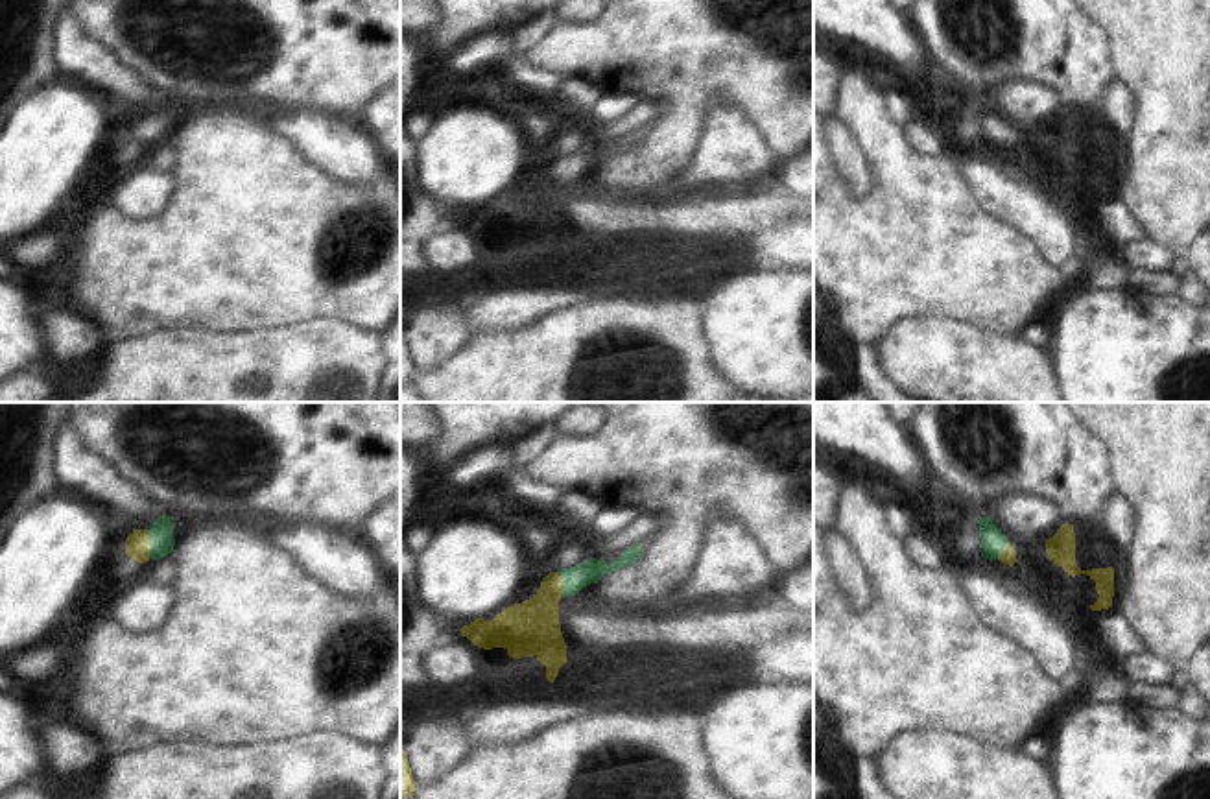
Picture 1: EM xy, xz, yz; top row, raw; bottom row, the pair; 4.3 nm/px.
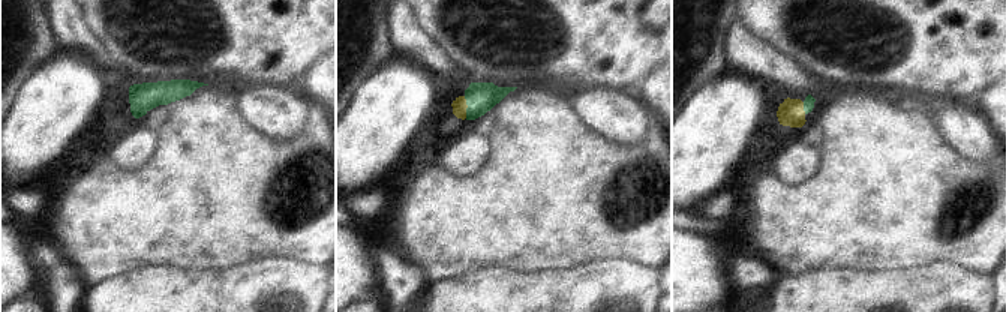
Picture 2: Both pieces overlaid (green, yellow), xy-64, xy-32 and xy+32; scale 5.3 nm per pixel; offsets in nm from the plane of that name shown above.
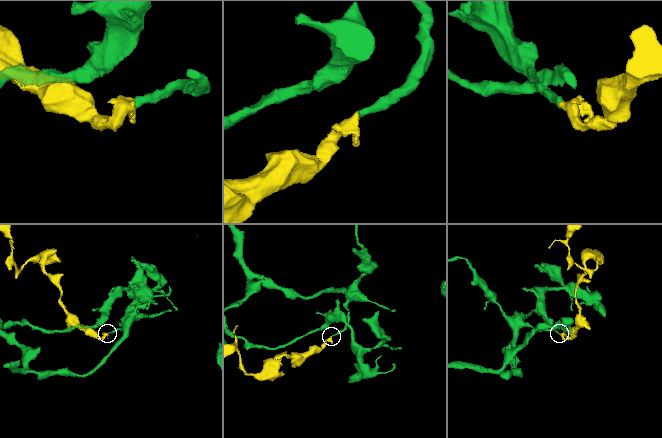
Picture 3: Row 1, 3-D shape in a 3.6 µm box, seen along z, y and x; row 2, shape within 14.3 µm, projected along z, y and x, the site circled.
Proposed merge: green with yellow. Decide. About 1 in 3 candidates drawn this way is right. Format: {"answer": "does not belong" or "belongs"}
{"answer": "belongs"}

